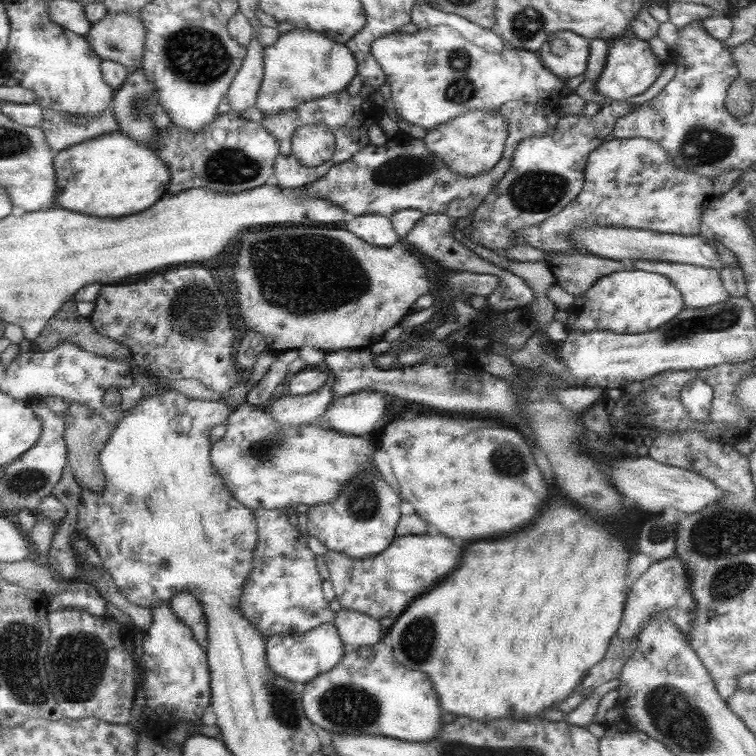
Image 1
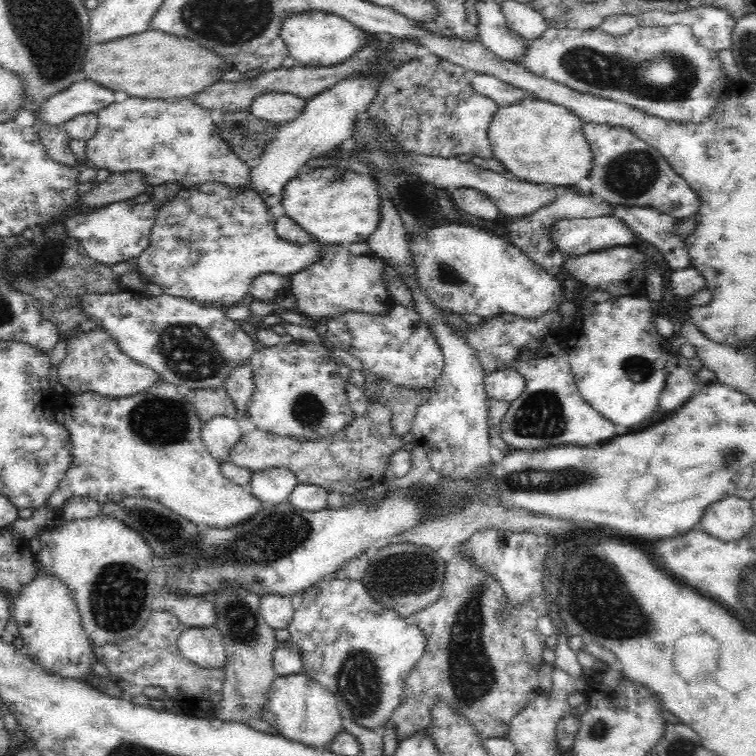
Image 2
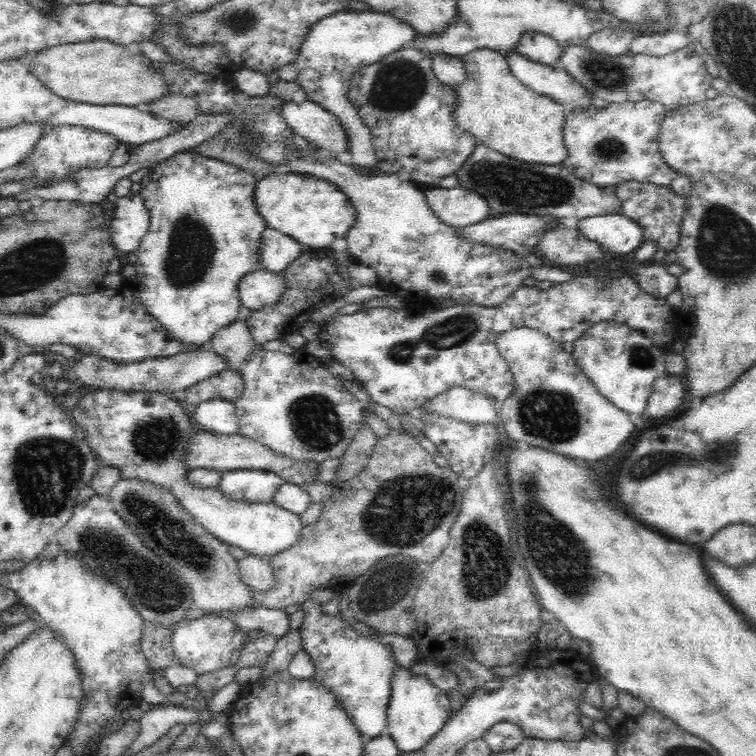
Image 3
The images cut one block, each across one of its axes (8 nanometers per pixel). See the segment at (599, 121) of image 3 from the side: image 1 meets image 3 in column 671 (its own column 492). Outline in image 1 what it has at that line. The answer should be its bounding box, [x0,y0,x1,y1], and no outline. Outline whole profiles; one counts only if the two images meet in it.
[302,101,560,220]

